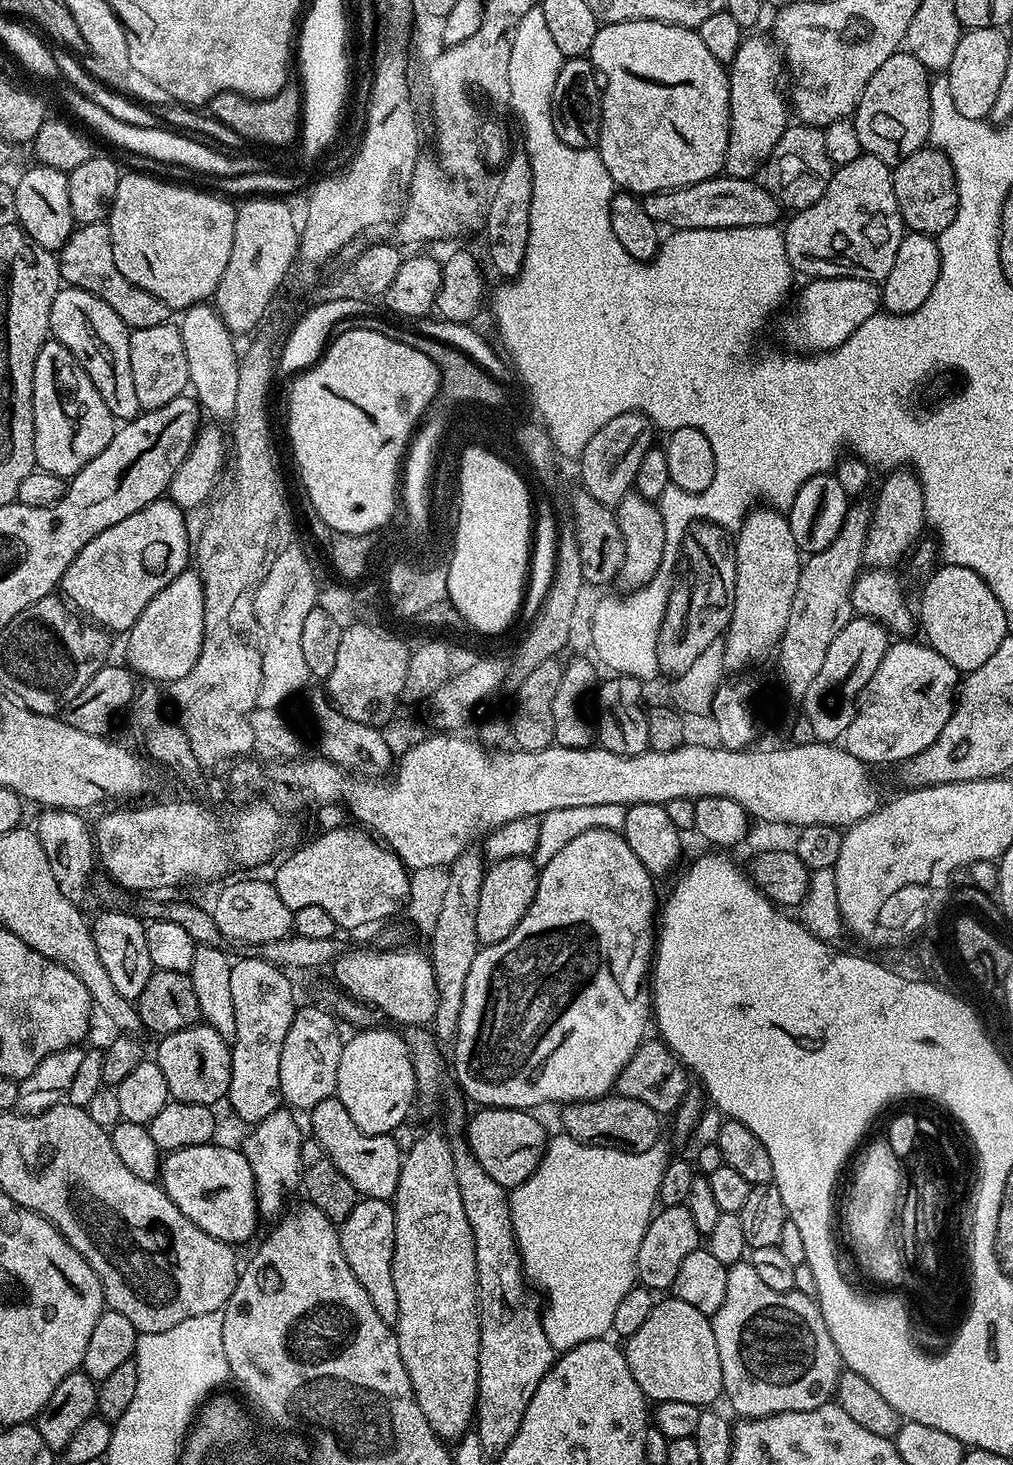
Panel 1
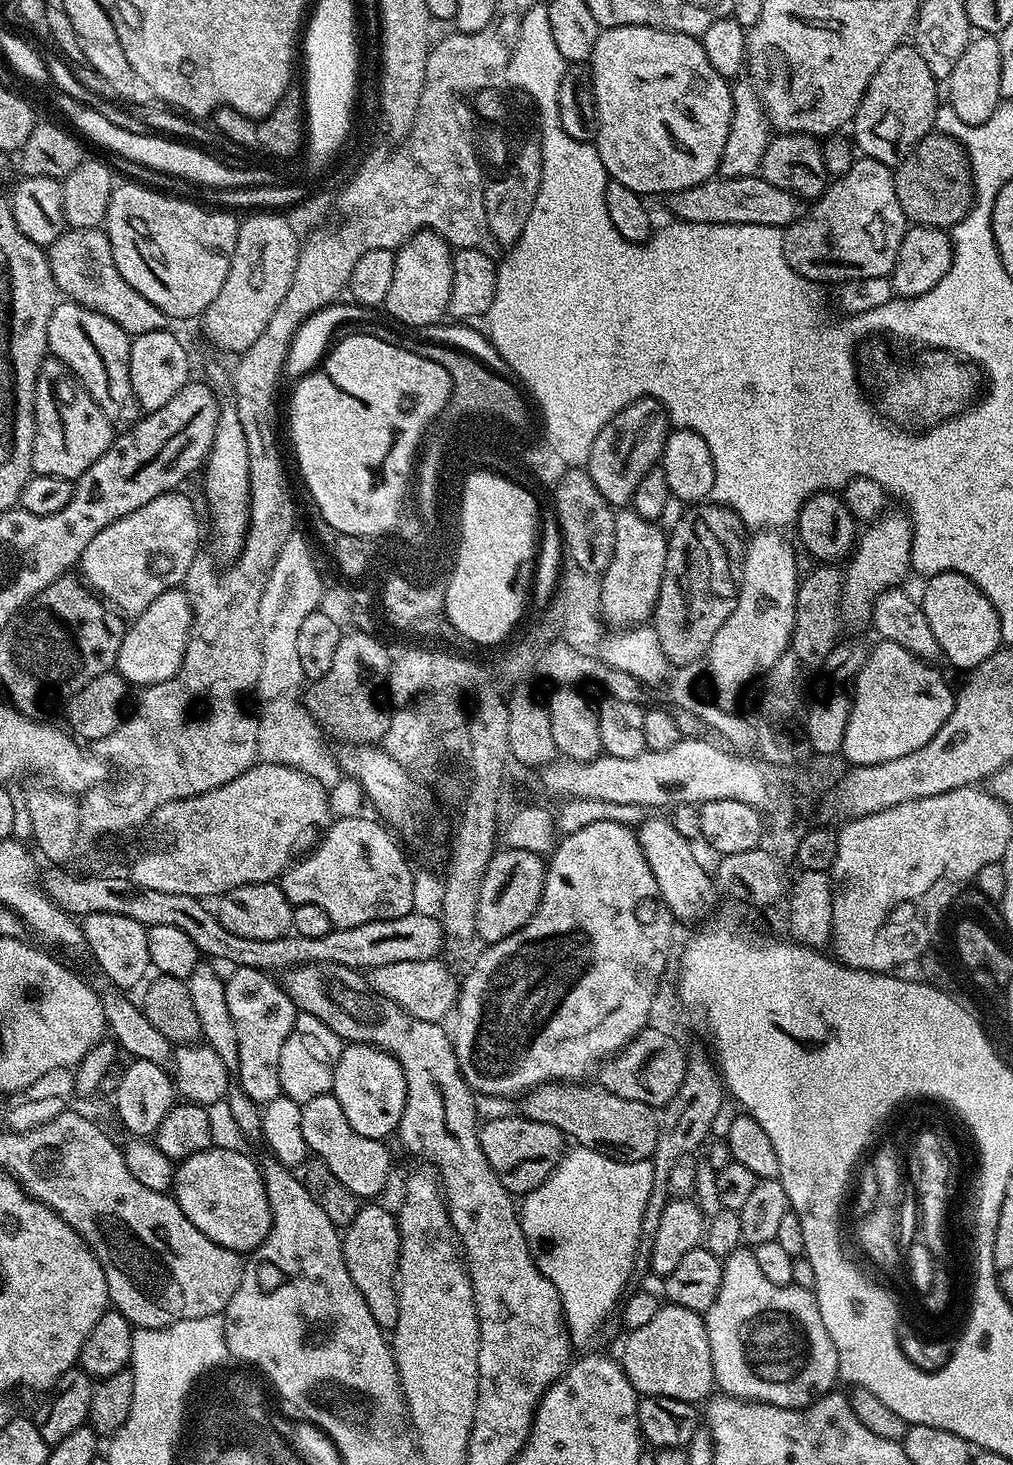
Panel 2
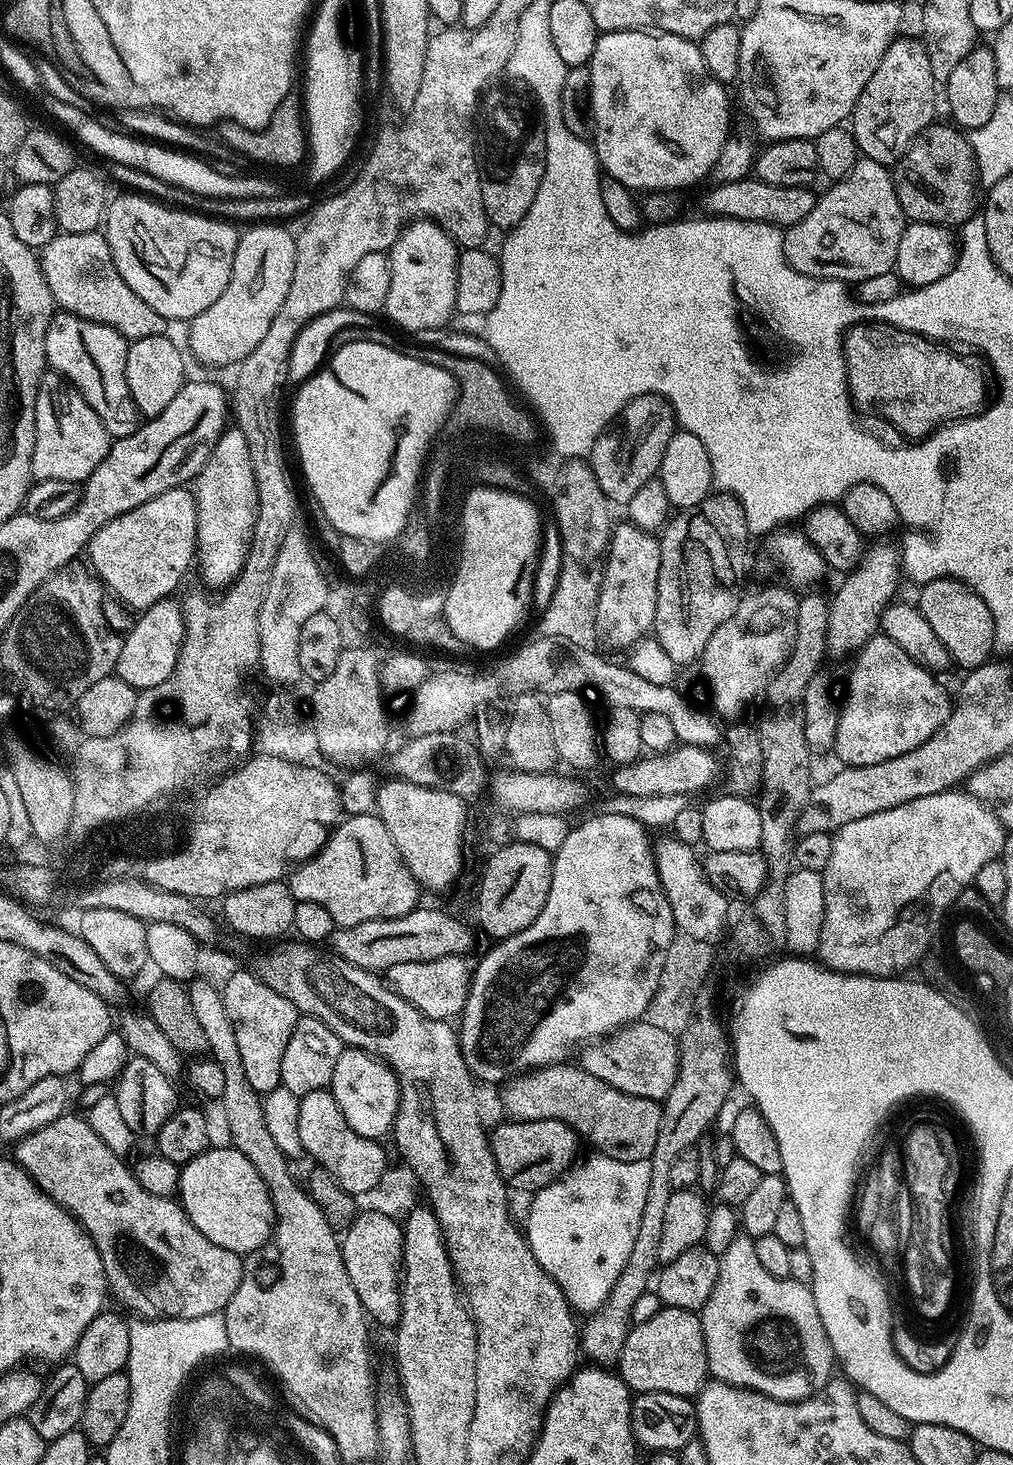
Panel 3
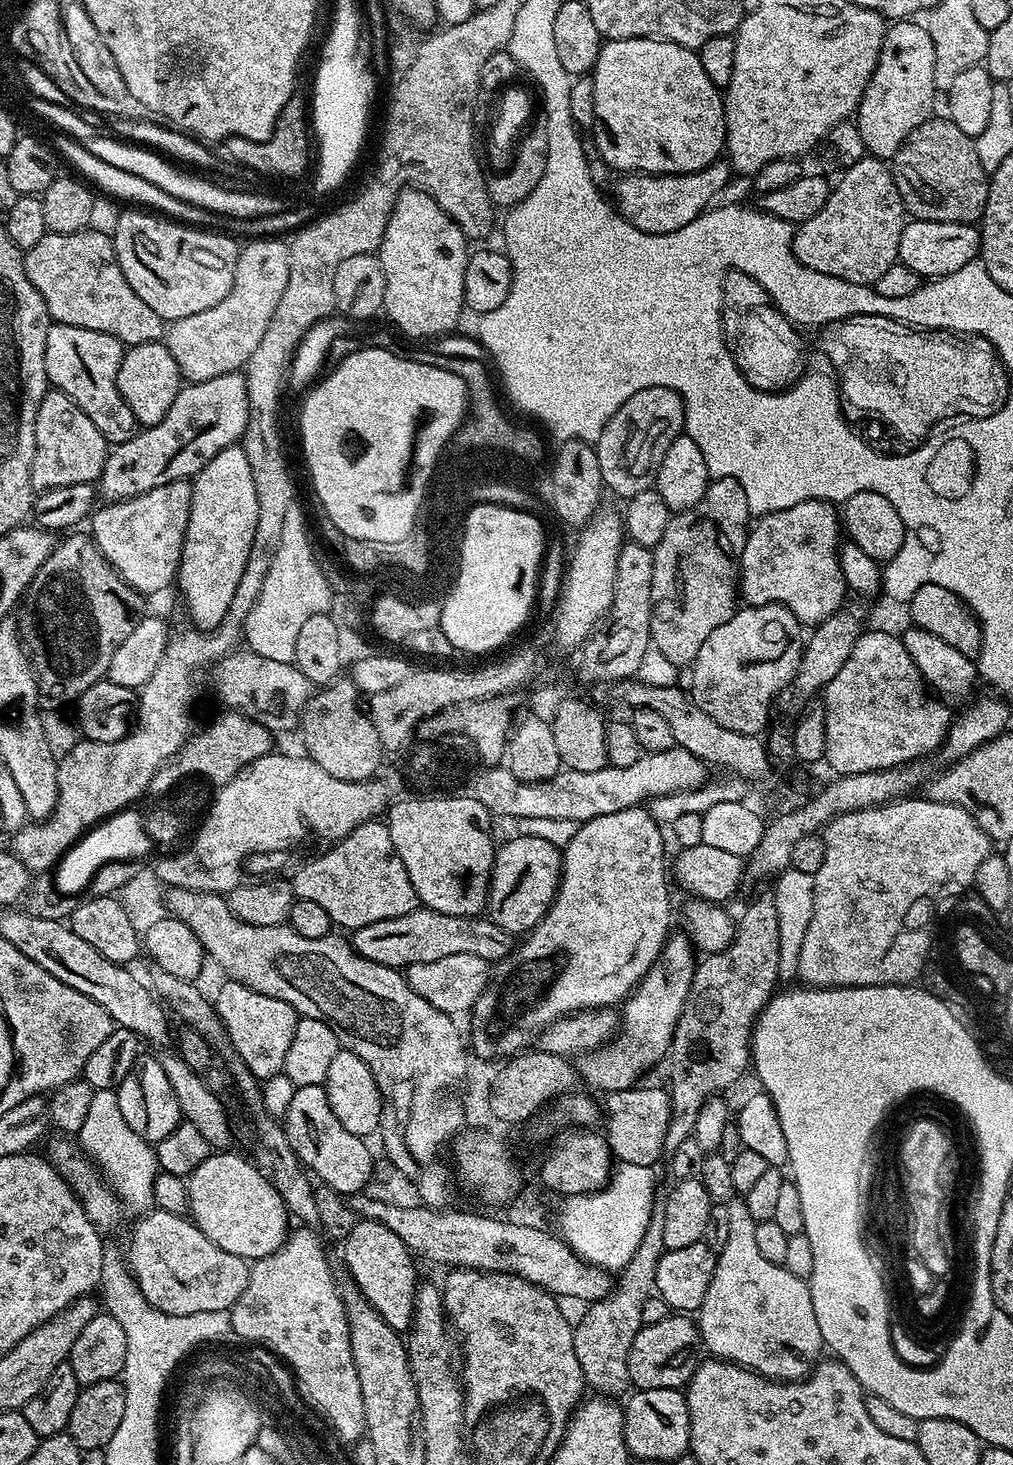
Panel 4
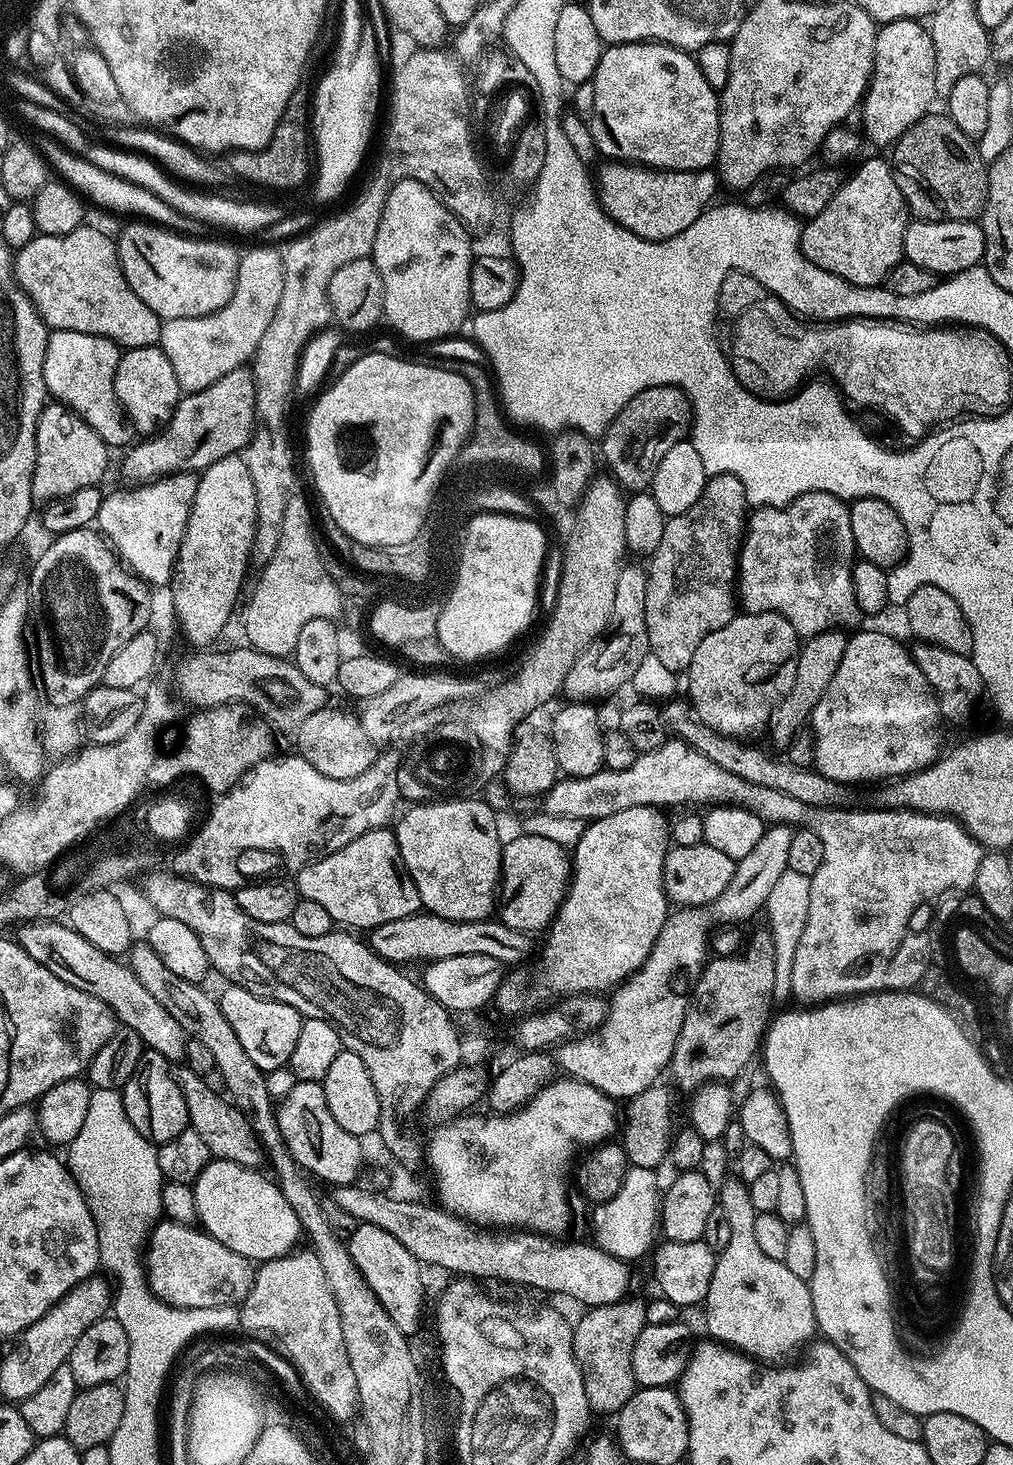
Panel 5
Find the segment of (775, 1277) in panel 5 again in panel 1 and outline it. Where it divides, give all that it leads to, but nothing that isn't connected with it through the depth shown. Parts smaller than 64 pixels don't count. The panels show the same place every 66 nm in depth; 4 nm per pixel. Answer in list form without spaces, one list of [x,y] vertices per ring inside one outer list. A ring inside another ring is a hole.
[[[747,1262],[731,1265],[726,1278],[726,1298],[722,1306],[710,1318],[712,1329],[714,1330],[714,1342],[718,1342],[718,1359],[722,1362],[722,1382],[724,1383],[724,1396],[728,1404],[737,1412],[737,1417],[757,1420],[763,1416],[773,1416],[783,1412],[801,1412],[802,1410],[814,1410],[818,1406],[829,1403],[833,1399],[836,1390],[836,1380],[840,1377],[842,1365],[840,1355],[834,1346],[834,1338],[830,1338],[830,1330],[826,1330],[826,1322],[820,1313],[820,1305],[815,1299],[798,1291],[779,1292],[770,1290],[758,1279],[758,1273],[754,1271],[754,1266]]]

